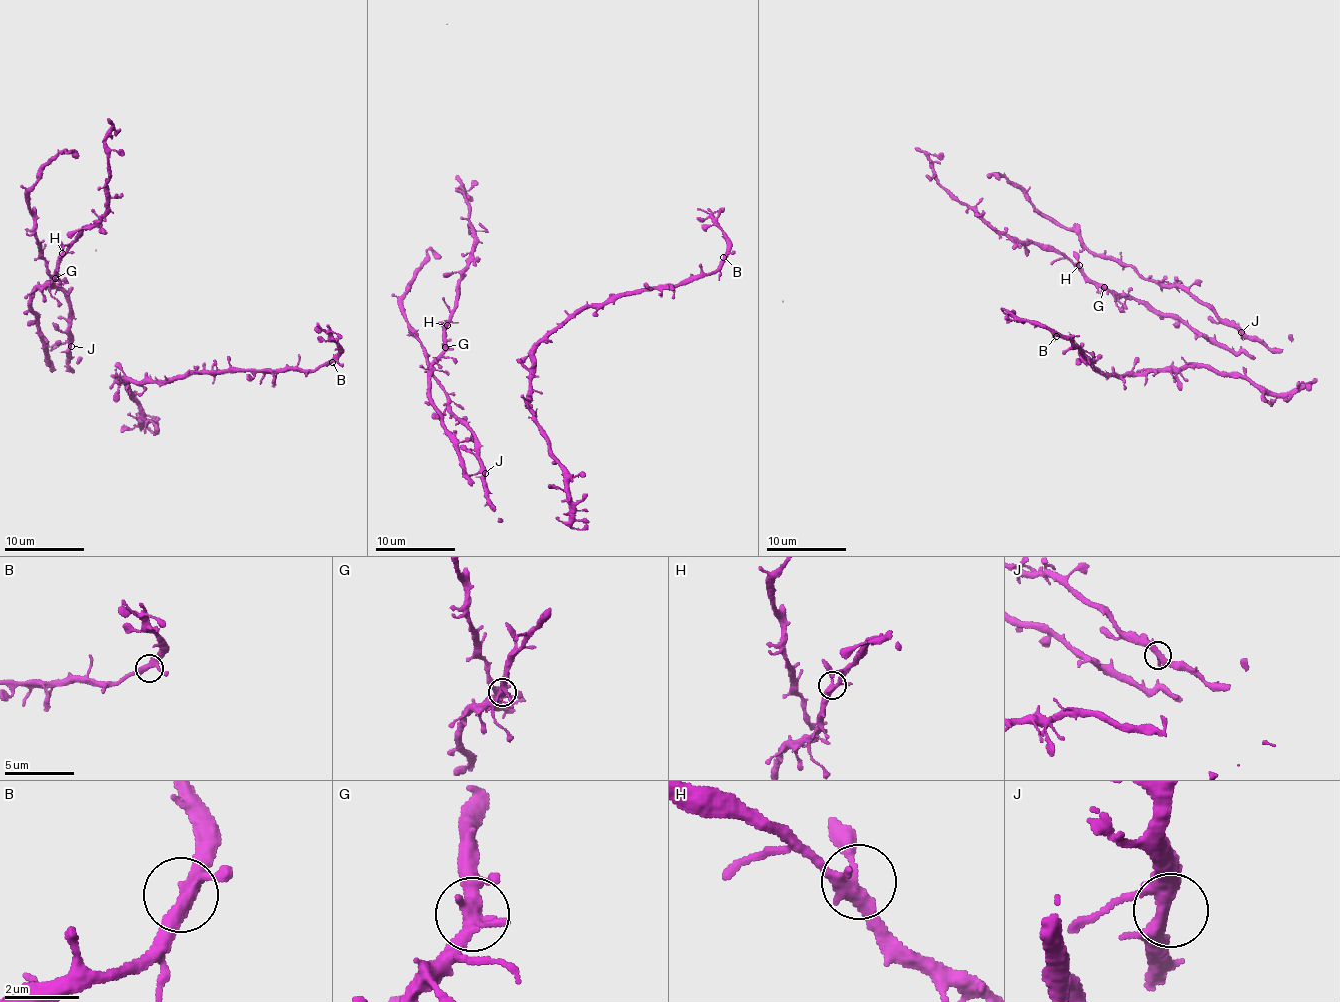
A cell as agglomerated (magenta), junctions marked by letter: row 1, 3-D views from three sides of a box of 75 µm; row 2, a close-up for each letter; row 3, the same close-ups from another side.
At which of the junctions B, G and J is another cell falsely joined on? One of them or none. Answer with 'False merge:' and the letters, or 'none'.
False merge: none

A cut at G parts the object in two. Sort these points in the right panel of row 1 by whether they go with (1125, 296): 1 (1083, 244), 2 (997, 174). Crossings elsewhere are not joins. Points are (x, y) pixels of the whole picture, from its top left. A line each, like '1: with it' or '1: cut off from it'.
1: with it
2: with it

